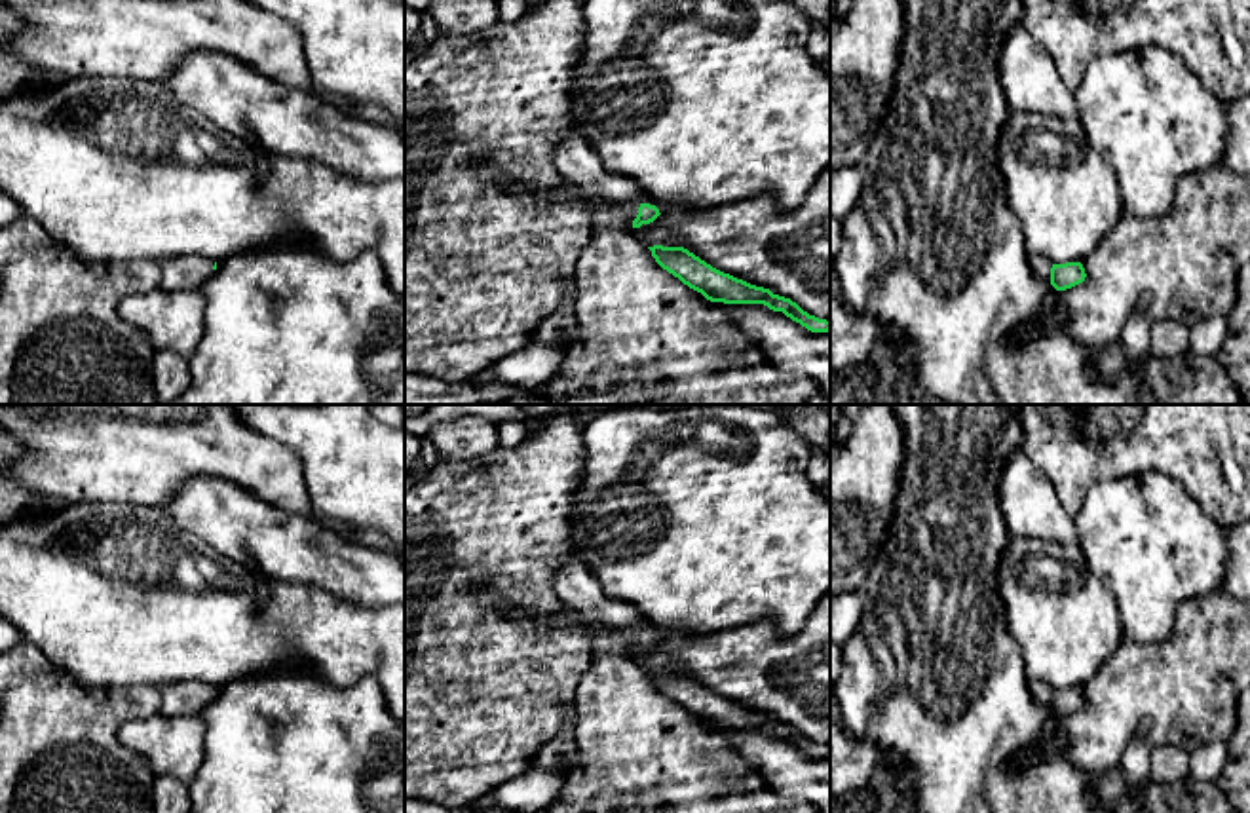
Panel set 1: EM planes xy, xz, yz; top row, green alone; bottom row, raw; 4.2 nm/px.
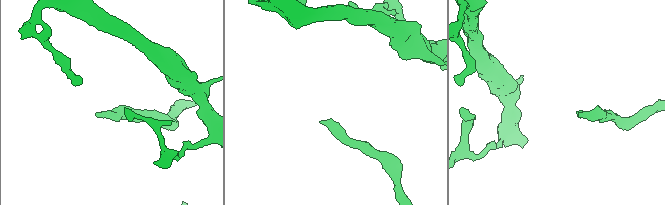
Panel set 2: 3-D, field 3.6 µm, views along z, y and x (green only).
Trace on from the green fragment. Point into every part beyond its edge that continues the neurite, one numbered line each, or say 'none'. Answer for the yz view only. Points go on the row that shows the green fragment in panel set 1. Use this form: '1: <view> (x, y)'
1: yz (1041, 264)

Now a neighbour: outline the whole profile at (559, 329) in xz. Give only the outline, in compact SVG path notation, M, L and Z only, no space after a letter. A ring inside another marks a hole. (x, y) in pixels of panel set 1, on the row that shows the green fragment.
M566 285L559 310L538 325L534 342L566 350L578 336L576 285Z

